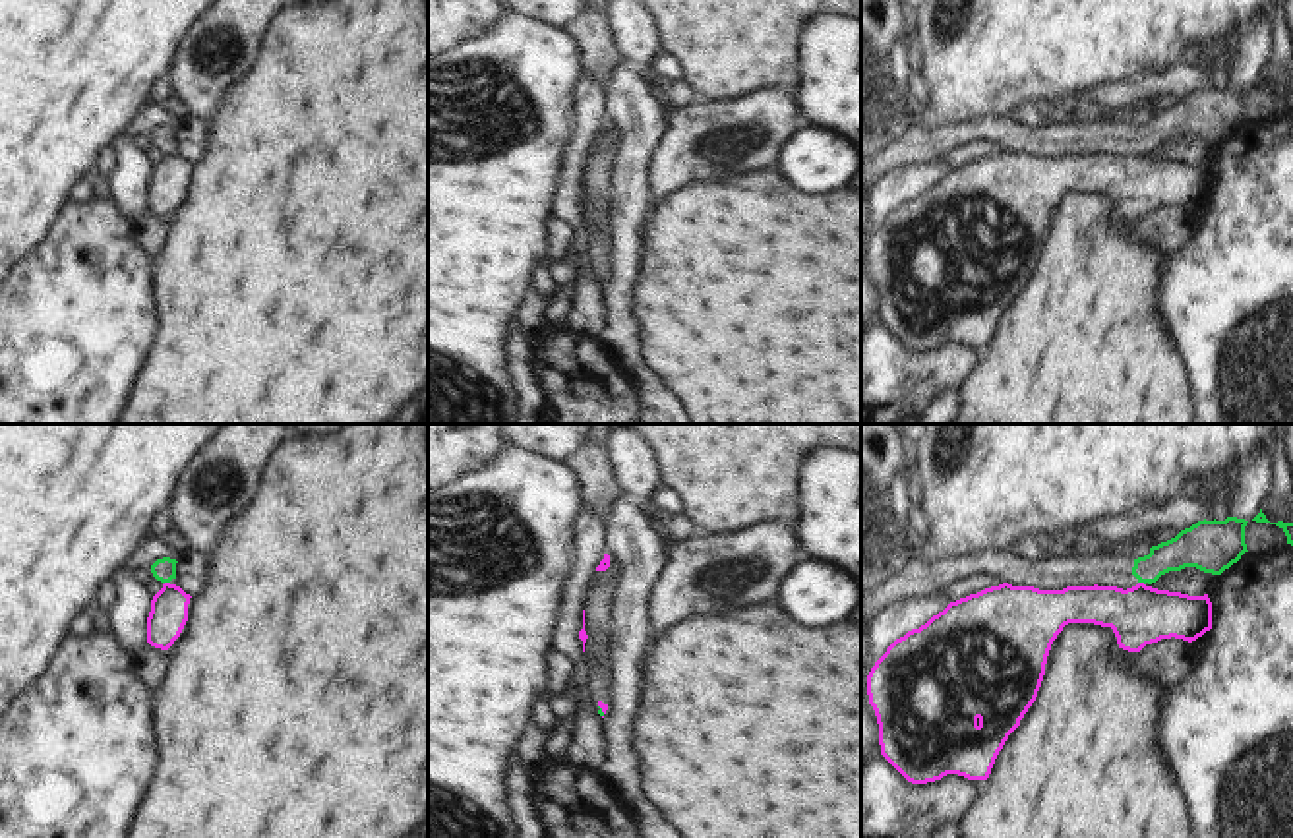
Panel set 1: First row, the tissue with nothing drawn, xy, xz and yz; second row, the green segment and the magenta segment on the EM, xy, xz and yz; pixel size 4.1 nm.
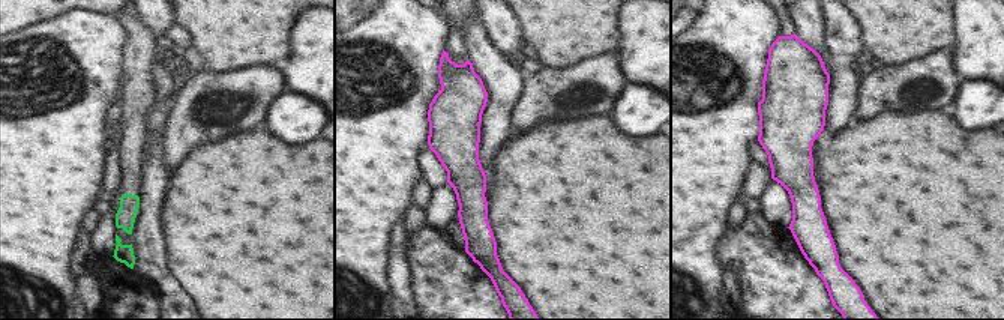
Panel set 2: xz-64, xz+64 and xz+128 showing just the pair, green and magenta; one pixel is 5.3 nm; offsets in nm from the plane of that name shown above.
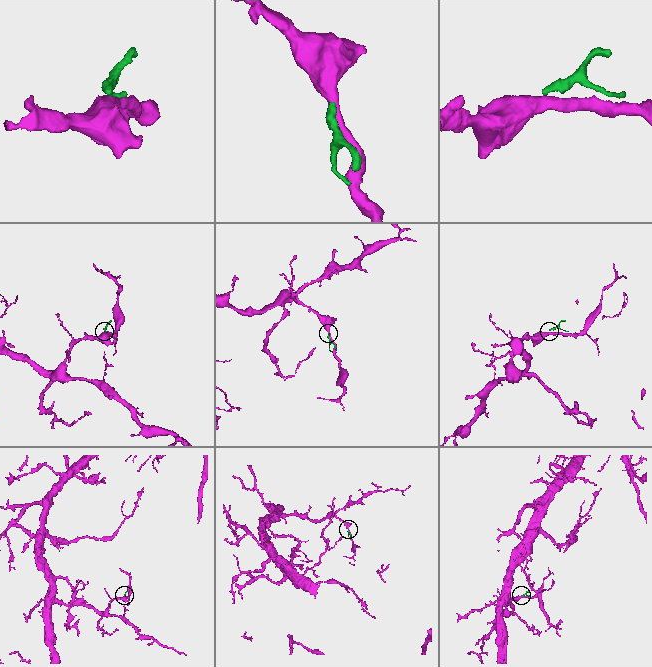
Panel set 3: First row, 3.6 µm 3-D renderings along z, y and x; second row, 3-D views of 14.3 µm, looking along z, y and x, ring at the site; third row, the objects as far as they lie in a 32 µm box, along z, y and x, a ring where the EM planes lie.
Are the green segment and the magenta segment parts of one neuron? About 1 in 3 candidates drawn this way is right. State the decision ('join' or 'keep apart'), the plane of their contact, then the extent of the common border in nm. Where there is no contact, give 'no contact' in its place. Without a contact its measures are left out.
keep apart | yz | 40 nm

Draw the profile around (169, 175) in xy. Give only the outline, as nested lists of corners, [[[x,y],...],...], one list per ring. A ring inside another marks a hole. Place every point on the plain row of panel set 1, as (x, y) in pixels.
[[[165,149],[151,166],[147,184],[147,209],[155,215],[168,217],[180,203],[188,188],[190,161],[180,153]]]

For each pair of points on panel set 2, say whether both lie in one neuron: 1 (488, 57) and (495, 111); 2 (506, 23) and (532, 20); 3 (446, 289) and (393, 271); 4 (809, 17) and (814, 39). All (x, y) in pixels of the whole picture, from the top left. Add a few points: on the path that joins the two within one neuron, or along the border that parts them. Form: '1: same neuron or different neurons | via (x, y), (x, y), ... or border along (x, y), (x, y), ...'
1: same neuron | via (495, 71), (495, 98)
2: different neurons | border along (514, 15), (520, 27), (520, 36), (524, 41)
3: different neurons | border along (402, 241), (408, 290), (414, 304)
4: same neuron | via (809, 23), (812, 33)

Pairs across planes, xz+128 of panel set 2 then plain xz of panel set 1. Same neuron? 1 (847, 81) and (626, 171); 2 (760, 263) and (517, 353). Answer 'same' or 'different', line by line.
1: same
2: different

